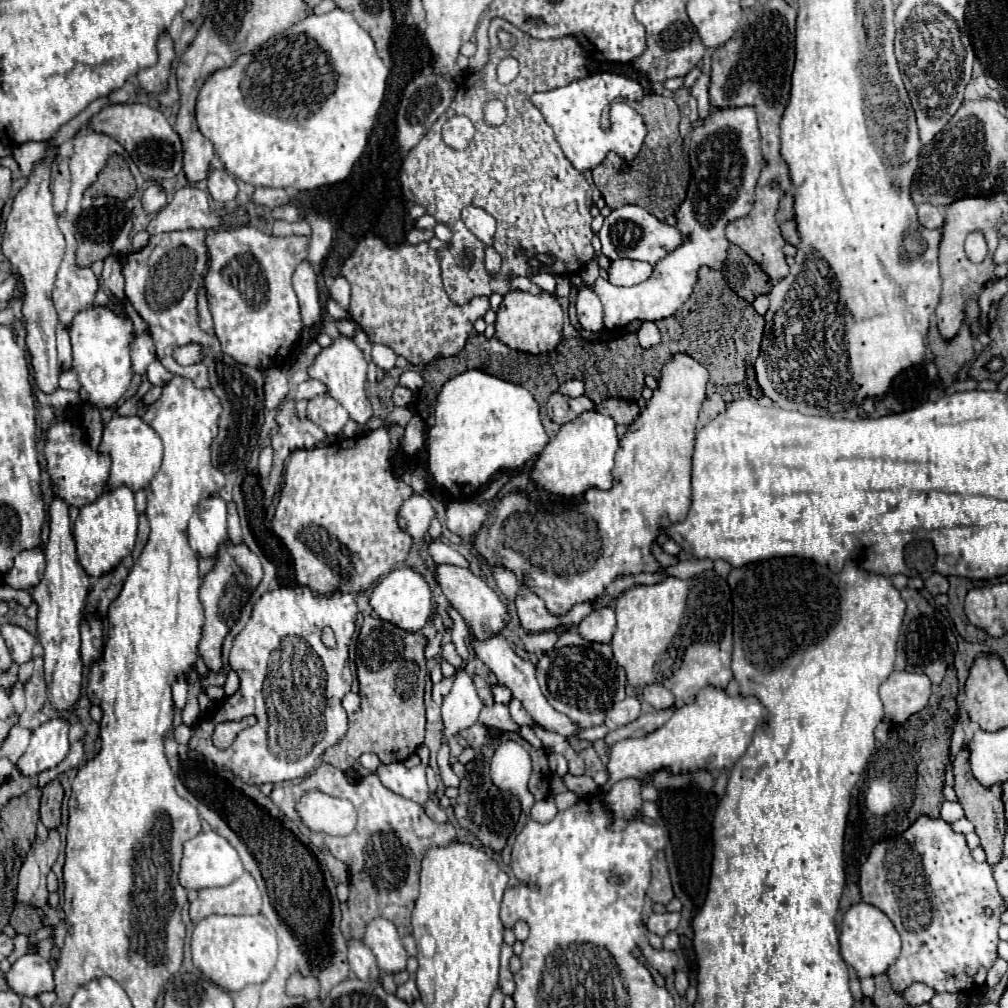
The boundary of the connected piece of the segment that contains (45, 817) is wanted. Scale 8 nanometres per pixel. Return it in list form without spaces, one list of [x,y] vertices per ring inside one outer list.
[[[52,781],[52,783],[48,783],[48,785],[42,789],[40,817],[42,817],[42,823],[44,823],[48,829],[56,829],[56,827],[60,825],[62,797],[64,797],[64,791],[62,791],[62,787],[60,787],[58,781]]]

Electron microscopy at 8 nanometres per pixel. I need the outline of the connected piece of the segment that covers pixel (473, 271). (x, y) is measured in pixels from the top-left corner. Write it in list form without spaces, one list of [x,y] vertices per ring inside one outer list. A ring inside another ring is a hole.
[[[492,19],[488,65],[482,71],[470,73],[464,83],[460,83],[450,109],[430,127],[422,141],[410,149],[408,157],[404,159],[400,169],[404,197],[422,205],[428,215],[434,215],[440,223],[448,223],[454,231],[450,249],[438,251],[438,255],[442,259],[444,289],[456,305],[464,305],[478,295],[506,295],[514,289],[510,283],[506,283],[510,277],[526,277],[536,271],[532,267],[520,269],[520,255],[516,251],[522,251],[524,257],[538,253],[554,257],[554,265],[544,267],[542,271],[556,275],[574,275],[594,257],[594,249],[590,245],[593,189],[586,177],[564,157],[554,139],[552,127],[530,103],[530,95],[538,89],[555,89],[586,77],[588,71],[584,61],[582,49],[574,37],[538,41],[504,19]],[[498,29],[512,33],[516,37],[516,45],[510,49],[500,47]],[[508,55],[518,59],[520,73],[510,85],[500,85],[496,81],[496,65]],[[490,97],[498,97],[506,105],[508,117],[500,127],[488,127],[482,121],[482,105]],[[454,115],[470,117],[476,129],[474,139],[462,151],[444,145],[440,137],[442,123]],[[464,205],[478,205],[496,219],[496,235],[492,245],[502,257],[502,267],[496,277],[492,277],[492,273],[488,273],[484,267],[486,245],[474,233],[470,233],[460,219]],[[466,255],[472,255],[472,265],[468,267],[464,265]]]

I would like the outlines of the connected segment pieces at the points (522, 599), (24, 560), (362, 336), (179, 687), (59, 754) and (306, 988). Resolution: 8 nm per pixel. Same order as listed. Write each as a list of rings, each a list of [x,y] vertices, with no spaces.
[[[526,583],[520,585],[520,593],[516,599],[516,607],[518,607],[518,619],[524,631],[528,633],[540,633],[540,631],[550,631],[550,629],[560,629],[566,627],[568,621],[562,617],[552,617],[546,607],[544,601],[540,597],[536,597]]]
[[[42,547],[20,551],[14,561],[14,567],[4,577],[4,583],[14,589],[34,587],[42,579],[44,569],[46,569],[46,559]]]
[[[359,330],[355,334],[354,342],[356,343],[358,348],[362,351],[364,358],[367,360],[367,362],[370,362],[372,343],[363,330]]]
[[[176,679],[174,681],[174,685],[172,685],[172,695],[174,695],[174,703],[176,703],[176,707],[184,707],[184,703],[186,703],[186,693],[188,693],[188,689],[186,689],[186,679]]]
[[[50,719],[46,723],[42,723],[42,727],[38,727],[34,733],[32,733],[32,739],[30,739],[30,745],[26,749],[26,753],[16,761],[16,769],[20,775],[38,775],[42,773],[44,769],[50,769],[50,767],[56,767],[70,751],[70,739],[68,739],[68,733],[70,733],[70,723],[66,719]]]
[[[296,971],[286,983],[286,993],[290,997],[316,999],[318,997],[318,979],[316,977],[304,977],[300,971]]]

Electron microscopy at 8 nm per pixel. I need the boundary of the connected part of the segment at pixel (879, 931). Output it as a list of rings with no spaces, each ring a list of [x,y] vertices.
[[[858,903],[846,911],[840,929],[840,953],[844,961],[856,969],[858,977],[878,975],[888,971],[888,967],[898,959],[900,947],[902,941],[894,923],[880,909],[868,903]]]

